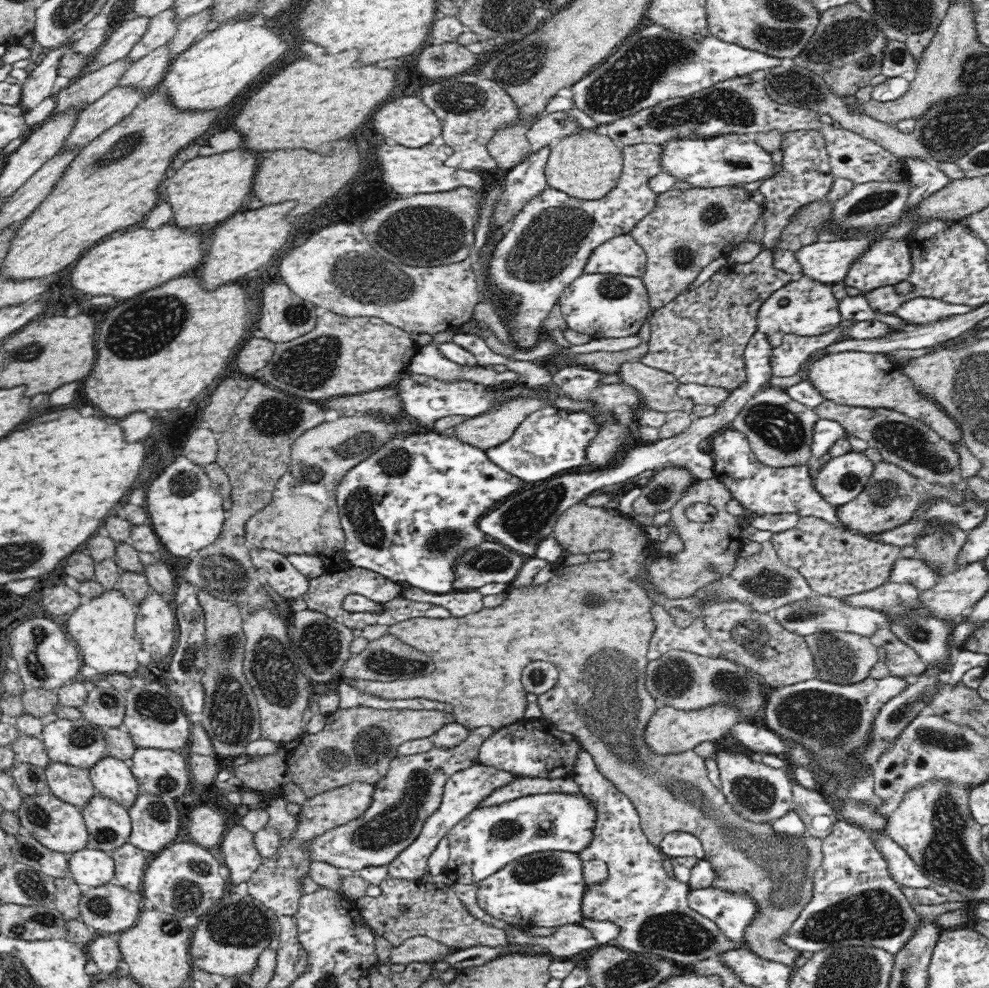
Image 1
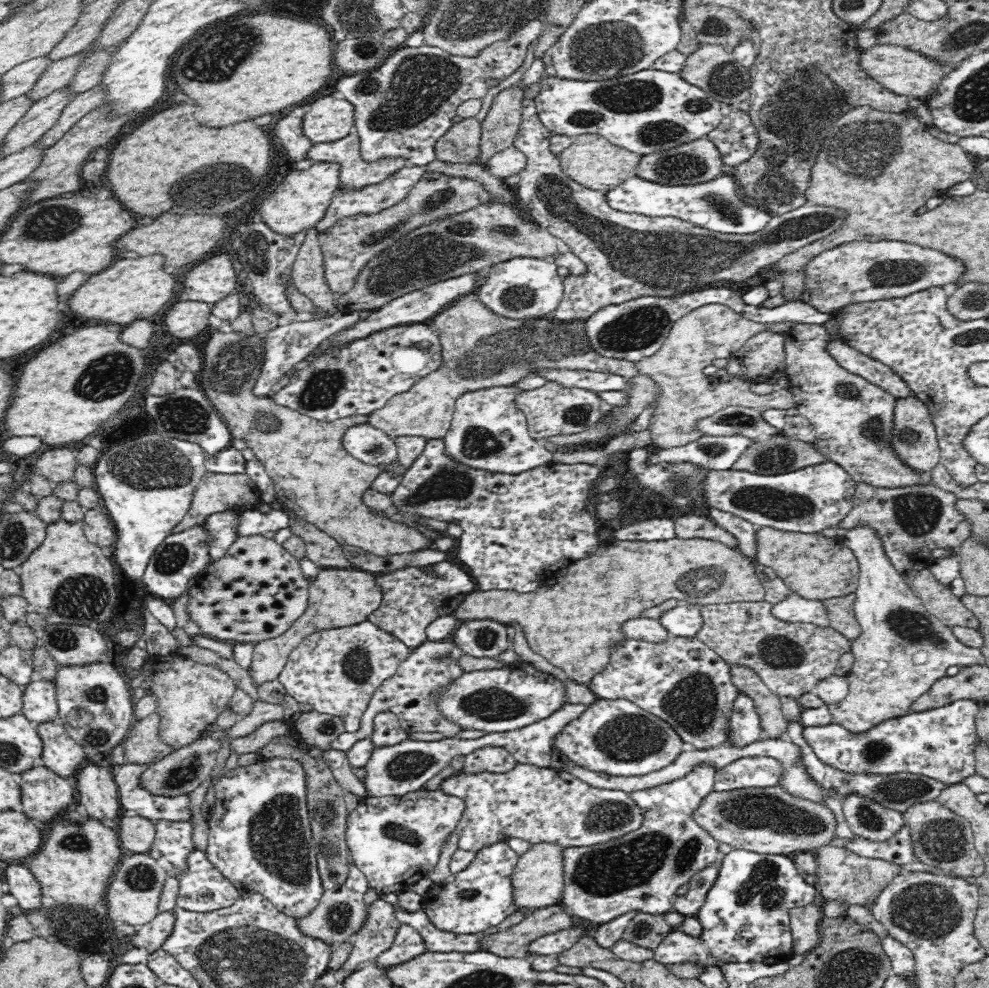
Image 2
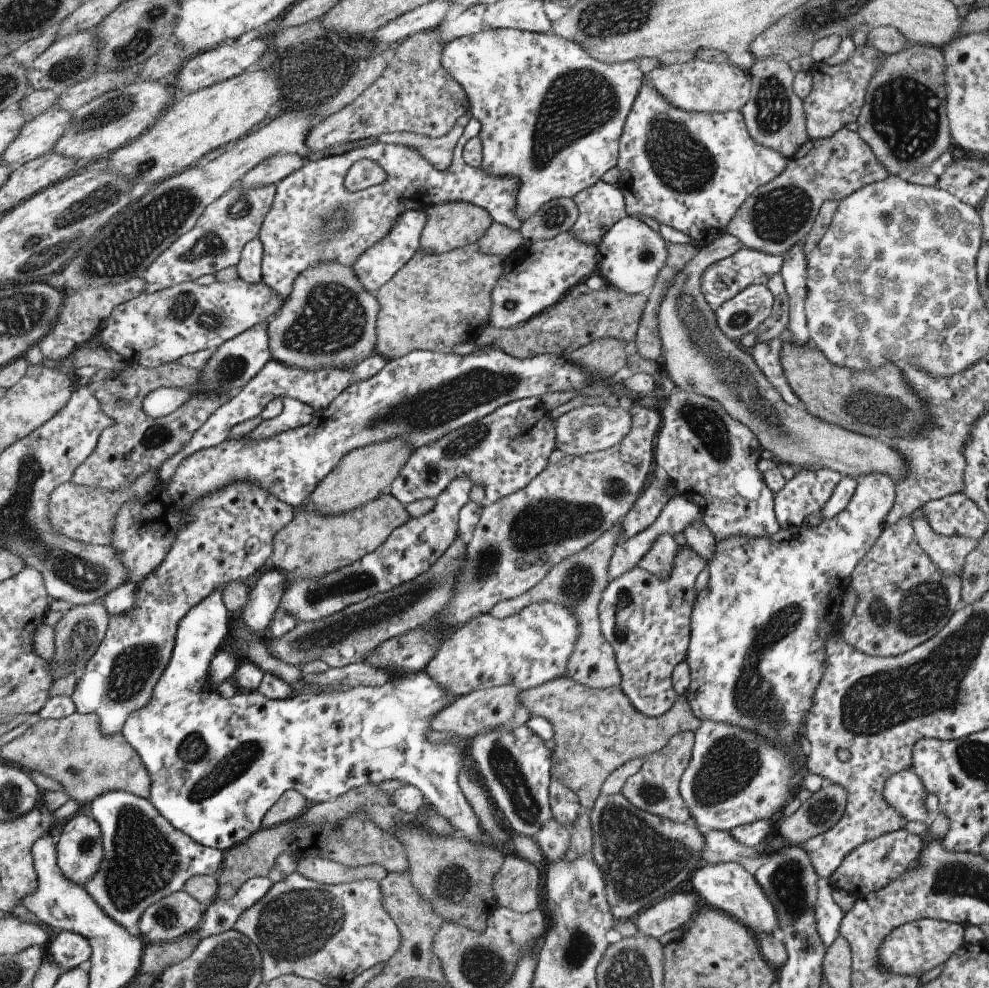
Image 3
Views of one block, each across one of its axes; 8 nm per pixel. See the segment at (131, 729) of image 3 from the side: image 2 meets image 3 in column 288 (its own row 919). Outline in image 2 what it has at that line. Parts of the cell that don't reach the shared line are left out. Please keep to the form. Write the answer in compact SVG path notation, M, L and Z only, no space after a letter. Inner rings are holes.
M735 849L720 857L722 863L713 888L708 890L705 903L698 909L697 919L702 925L698 938L674 929L654 950L654 961L666 964L697 964L698 966L722 966L724 963L780 964L787 963L794 954L791 935L790 912L793 909L819 901L818 890L805 882L805 876L796 868L791 856L758 855L745 849Z

